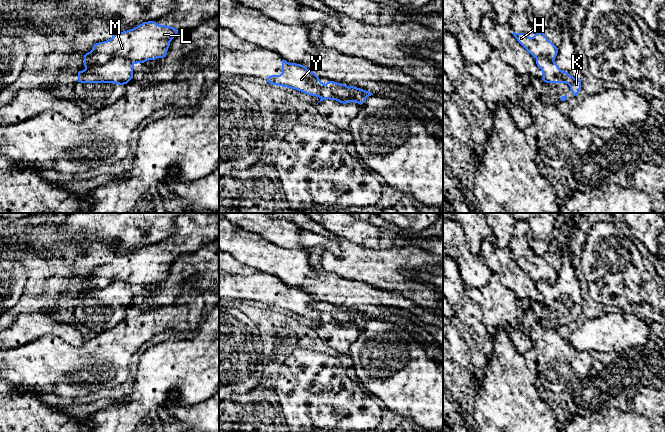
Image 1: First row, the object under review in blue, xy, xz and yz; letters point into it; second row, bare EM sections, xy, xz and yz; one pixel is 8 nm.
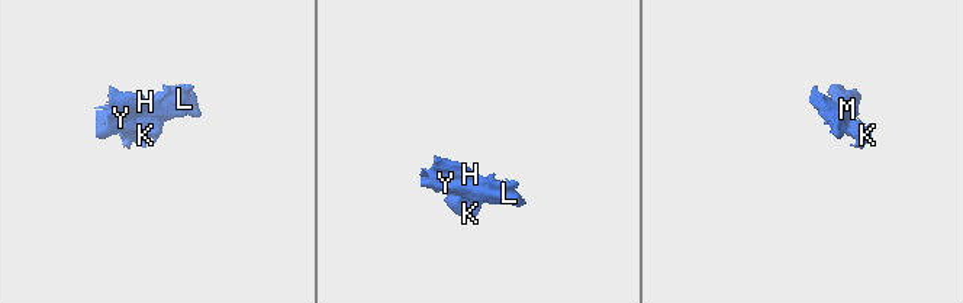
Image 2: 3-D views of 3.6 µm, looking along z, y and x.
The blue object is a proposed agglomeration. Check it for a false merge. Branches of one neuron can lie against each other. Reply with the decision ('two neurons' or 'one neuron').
two neurons

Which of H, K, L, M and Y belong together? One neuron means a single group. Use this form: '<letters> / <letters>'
H L M Y / K

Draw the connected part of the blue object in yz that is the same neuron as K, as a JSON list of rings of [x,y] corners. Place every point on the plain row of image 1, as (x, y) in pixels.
[[[537,281],[536,288],[543,297],[542,304],[546,307],[567,307],[574,319],[578,319],[581,313],[581,303],[576,303],[568,296],[562,295],[555,285],[550,285],[545,281]]]

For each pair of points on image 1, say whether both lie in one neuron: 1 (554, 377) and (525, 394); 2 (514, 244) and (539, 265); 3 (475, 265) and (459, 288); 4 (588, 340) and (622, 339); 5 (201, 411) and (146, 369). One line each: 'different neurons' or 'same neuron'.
1: different neurons
2: same neuron
3: different neurons
4: same neuron
5: different neurons

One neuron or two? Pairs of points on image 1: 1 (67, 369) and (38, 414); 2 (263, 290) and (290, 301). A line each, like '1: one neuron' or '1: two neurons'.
1: two neurons
2: one neuron

